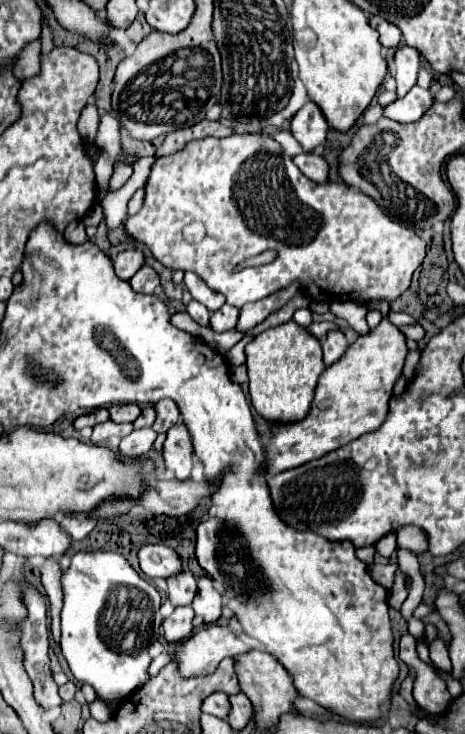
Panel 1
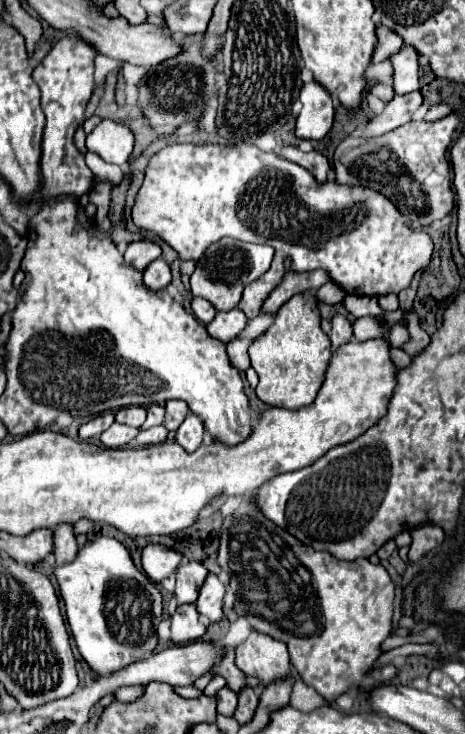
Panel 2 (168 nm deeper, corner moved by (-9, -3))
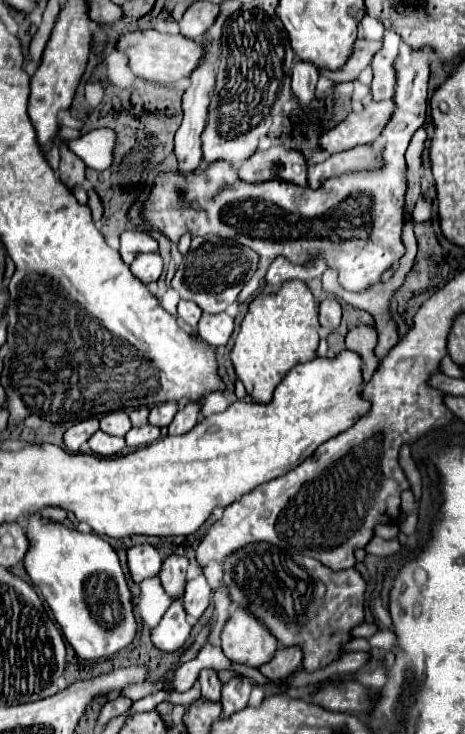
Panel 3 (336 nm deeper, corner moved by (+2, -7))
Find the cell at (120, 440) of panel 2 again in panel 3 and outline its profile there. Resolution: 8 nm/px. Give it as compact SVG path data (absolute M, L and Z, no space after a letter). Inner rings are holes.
M95 432L91 438L89 438L89 448L99 454L99 456L115 456L119 452L125 450L125 438L117 438L117 436L109 436L105 432Z

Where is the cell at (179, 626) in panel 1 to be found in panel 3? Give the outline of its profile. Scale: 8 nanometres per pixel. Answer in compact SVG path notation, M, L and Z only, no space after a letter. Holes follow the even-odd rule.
M173 600L171 608L163 614L161 622L157 628L151 630L151 640L157 648L161 648L163 652L175 652L179 650L185 640L191 634L191 624L185 618L185 610L181 600Z

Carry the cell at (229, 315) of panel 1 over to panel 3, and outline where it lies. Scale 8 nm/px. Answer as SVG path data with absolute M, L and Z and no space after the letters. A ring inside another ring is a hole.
M203 314L201 322L199 322L199 336L219 348L225 346L229 342L229 336L233 334L233 318L229 314Z

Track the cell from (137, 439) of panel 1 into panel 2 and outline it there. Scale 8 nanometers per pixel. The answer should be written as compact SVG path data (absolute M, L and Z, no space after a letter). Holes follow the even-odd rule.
M156 426L150 430L140 430L140 434L136 436L136 442L140 446L154 446L154 444L162 444L168 436L168 430L164 426Z

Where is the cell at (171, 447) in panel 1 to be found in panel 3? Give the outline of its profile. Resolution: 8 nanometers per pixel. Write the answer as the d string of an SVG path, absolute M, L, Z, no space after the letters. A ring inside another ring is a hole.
M191 402L185 408L181 408L175 414L173 422L169 424L169 434L185 434L185 432L189 432L197 424L199 410L201 410L201 404L197 404L197 402Z

